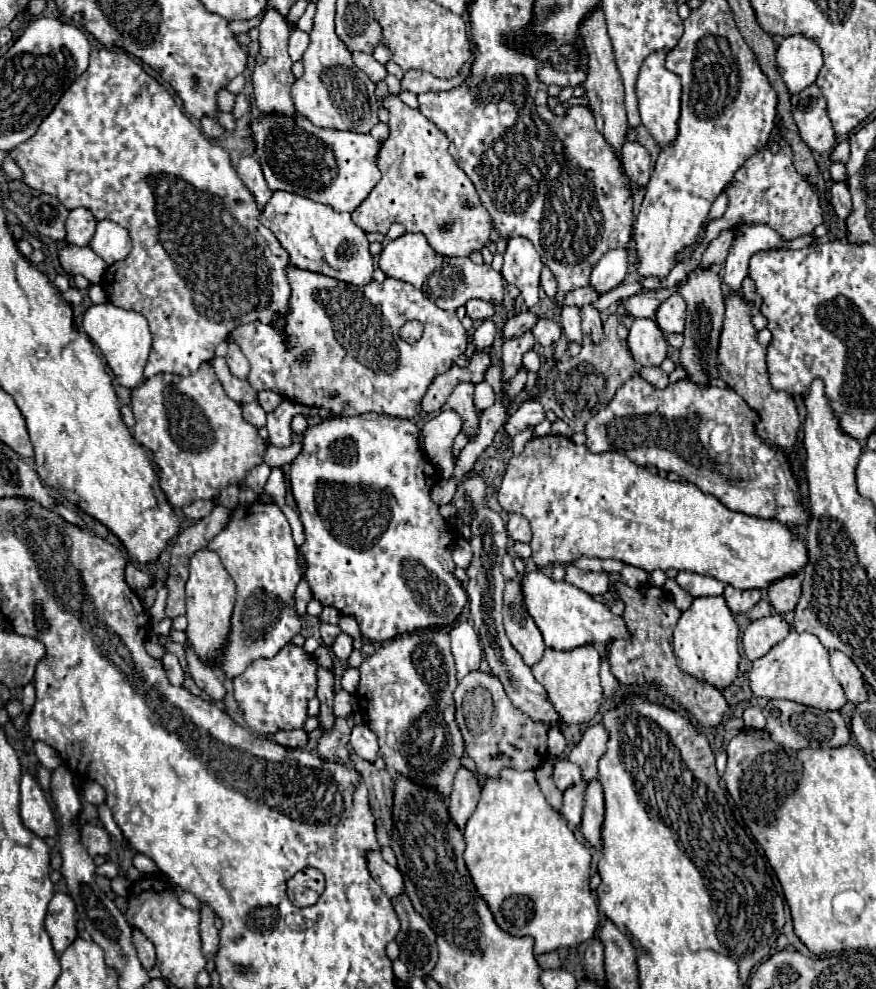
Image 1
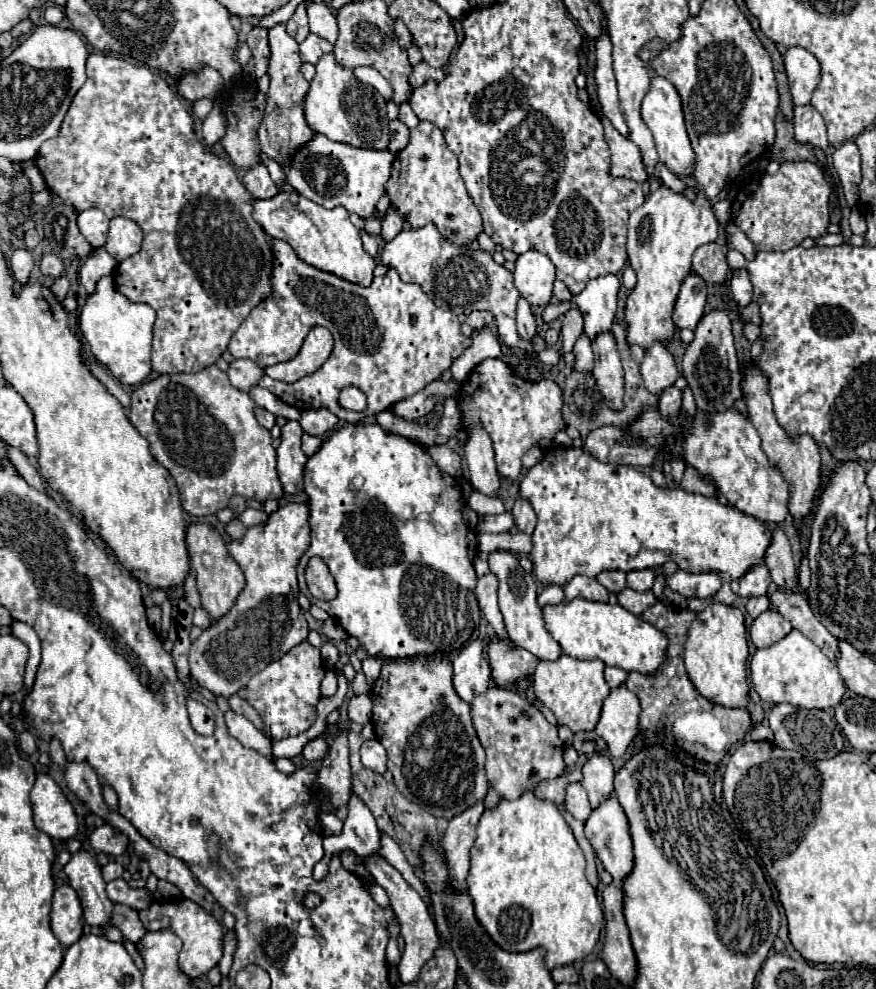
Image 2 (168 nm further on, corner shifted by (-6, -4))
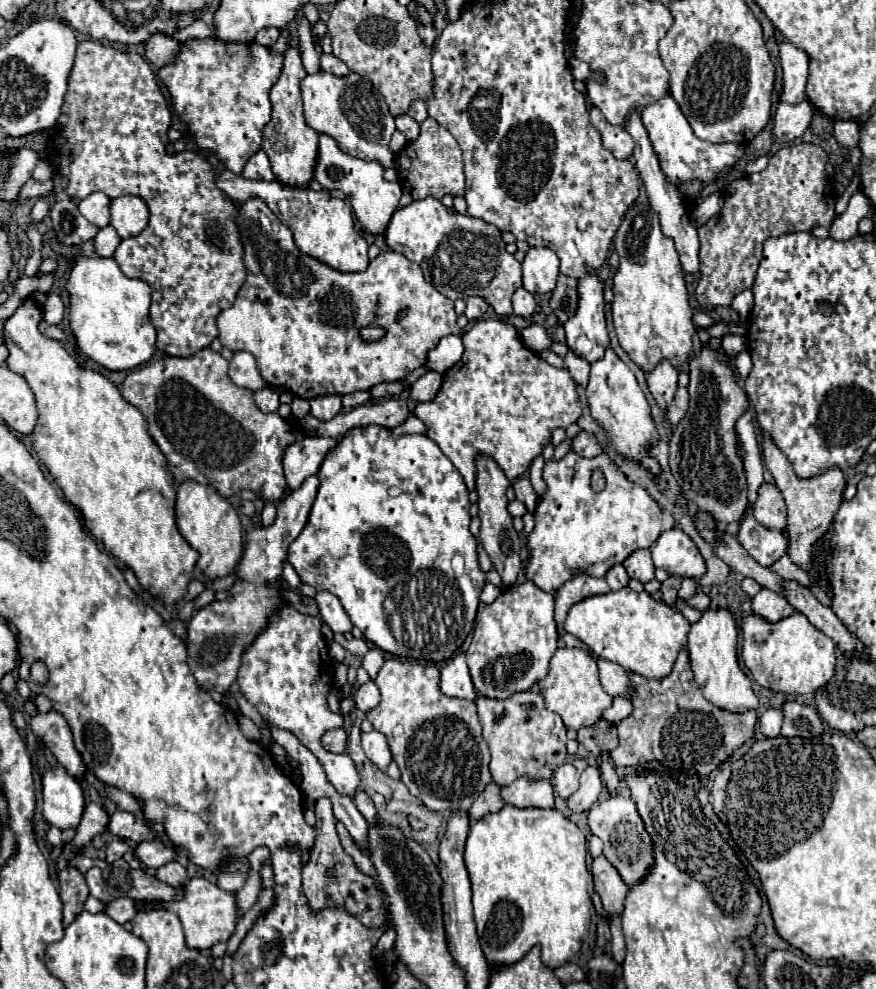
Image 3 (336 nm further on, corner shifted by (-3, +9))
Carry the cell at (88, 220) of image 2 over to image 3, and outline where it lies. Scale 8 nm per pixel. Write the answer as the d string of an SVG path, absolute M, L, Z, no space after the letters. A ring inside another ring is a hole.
M93 192L79 202L79 212L97 228L105 228L109 224L109 204L111 200L105 194Z

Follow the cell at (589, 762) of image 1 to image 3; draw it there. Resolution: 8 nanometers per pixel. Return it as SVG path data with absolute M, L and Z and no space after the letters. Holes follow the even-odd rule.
M587 766L581 774L579 790L567 800L567 804L573 812L585 812L597 802L601 790L603 790L603 780L599 766Z

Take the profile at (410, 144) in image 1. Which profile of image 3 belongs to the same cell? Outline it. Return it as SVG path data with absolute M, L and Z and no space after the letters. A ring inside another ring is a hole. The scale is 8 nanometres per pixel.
M427 118L419 126L421 126L419 138L413 142L407 142L405 148L399 154L395 154L399 178L405 182L413 200L423 200L427 196L441 200L447 194L463 196L465 194L465 174L463 174L461 148L457 140L435 118Z

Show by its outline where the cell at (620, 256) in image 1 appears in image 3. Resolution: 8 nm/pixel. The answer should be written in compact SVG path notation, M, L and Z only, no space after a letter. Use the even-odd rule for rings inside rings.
M587 274L585 278L579 280L577 290L579 290L577 314L573 314L573 318L569 318L569 322L563 324L565 334L567 334L567 346L569 346L569 350L579 354L587 362L595 362L595 360L603 358L603 352L609 346L609 332L605 326L605 298L603 298L605 284L601 282L601 278L597 274Z

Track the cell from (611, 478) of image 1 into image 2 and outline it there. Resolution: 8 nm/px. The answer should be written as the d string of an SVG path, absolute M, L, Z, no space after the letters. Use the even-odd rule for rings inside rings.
M556 447L556 451L546 451L544 459L520 479L520 497L526 497L538 515L530 559L534 563L534 577L544 585L564 587L574 575L598 577L602 571L614 569L624 573L646 567L660 569L668 559L674 559L684 571L714 571L738 579L756 559L764 559L770 539L762 521L740 513L720 499L692 495L682 489L660 489L638 469L600 463L584 449Z

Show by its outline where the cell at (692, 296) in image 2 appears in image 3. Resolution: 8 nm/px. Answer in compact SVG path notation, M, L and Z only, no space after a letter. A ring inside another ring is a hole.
M633 108L629 112L629 118L625 118L625 124L623 126L625 126L625 130L635 140L635 150L633 150L635 168L639 170L641 180L643 180L643 184L647 188L647 196L649 196L651 206L659 214L663 232L667 236L671 236L673 242L675 242L675 248L677 248L677 254L679 254L679 262L681 262L681 270L683 270L683 276L685 276L685 286L689 288L699 278L699 238L697 238L697 230L687 220L687 212L683 208L683 200L681 200L681 194L679 194L677 186L673 186L669 182L669 178L665 178L665 172L661 170L661 166L657 162L657 154L655 154L655 150L653 150L653 146L649 142L647 130L645 130L645 126L641 122L641 112L637 108Z

